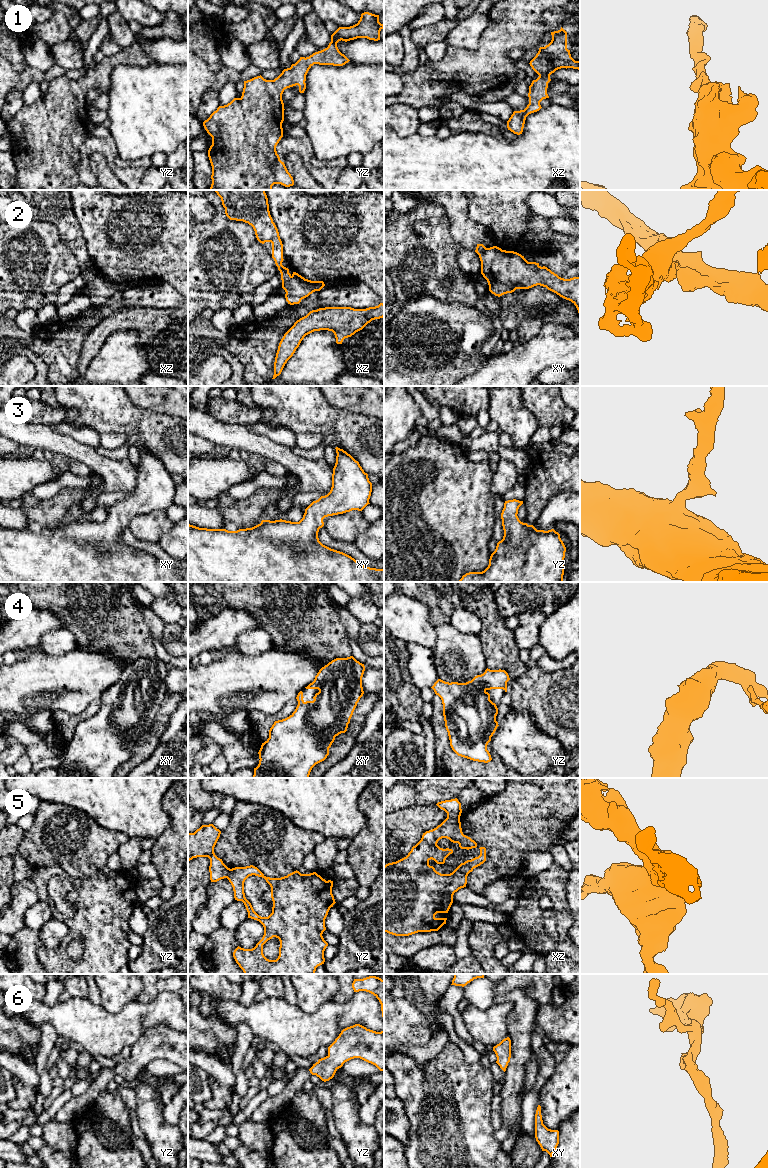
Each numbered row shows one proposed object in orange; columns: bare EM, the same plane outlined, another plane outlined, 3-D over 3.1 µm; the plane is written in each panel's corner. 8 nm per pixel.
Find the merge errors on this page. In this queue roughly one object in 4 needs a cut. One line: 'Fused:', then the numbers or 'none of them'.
Fused: 2, 5

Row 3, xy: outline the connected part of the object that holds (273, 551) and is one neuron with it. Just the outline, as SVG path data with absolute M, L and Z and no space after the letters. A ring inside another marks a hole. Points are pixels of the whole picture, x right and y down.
M338 447L336 449L336 463L332 474L332 487L330 492L321 496L318 500L313 501L306 509L303 518L299 522L286 520L262 520L260 524L246 529L237 531L228 531L226 529L207 529L199 528L188 524L188 582L384 582L384 569L366 567L358 563L351 556L331 549L323 545L318 538L319 529L324 526L323 519L328 516L343 514L352 510L362 511L369 503L372 492L372 483L369 481L368 474L364 472L359 462L350 454Z

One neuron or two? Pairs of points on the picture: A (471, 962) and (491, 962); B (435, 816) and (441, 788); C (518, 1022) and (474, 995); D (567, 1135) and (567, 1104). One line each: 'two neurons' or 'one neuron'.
A: two neurons
B: two neurons
C: one neuron
D: two neurons

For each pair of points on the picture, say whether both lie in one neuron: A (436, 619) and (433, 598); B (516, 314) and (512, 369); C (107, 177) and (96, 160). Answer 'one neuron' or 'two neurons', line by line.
A: one neuron
B: two neurons
C: one neuron

